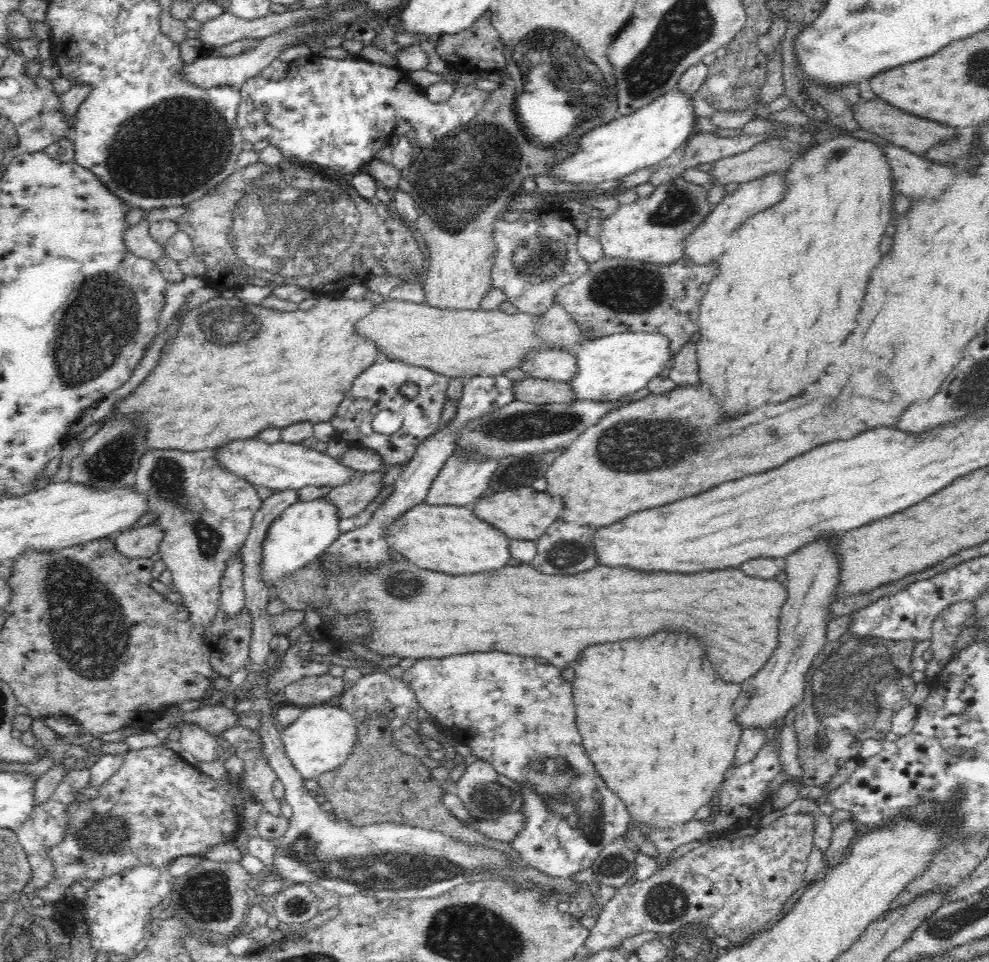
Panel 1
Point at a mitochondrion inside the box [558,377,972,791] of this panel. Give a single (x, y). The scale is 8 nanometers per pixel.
(857, 683)

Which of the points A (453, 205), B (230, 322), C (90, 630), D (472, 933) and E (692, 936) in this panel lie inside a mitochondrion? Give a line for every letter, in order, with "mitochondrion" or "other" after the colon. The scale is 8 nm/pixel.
A: mitochondrion
B: mitochondrion
C: mitochondrion
D: mitochondrion
E: mitochondrion

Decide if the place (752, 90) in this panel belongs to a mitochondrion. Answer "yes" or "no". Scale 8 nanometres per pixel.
no

